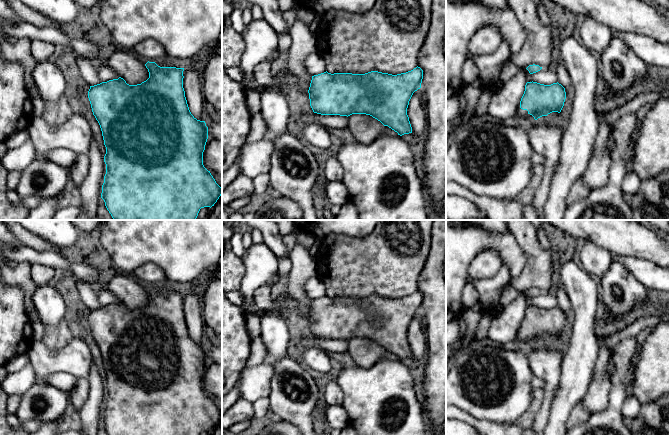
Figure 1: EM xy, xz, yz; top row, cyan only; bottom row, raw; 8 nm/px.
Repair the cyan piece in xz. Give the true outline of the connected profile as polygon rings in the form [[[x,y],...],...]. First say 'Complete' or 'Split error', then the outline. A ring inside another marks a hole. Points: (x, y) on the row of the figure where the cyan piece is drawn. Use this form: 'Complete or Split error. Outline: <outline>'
Complete. Outline: [[[418,66],[397,75],[378,71],[365,74],[331,74],[326,71],[312,76],[308,90],[310,106],[314,113],[321,115],[370,115],[402,136],[412,133],[407,108],[413,93],[421,88],[422,79],[423,70]]]

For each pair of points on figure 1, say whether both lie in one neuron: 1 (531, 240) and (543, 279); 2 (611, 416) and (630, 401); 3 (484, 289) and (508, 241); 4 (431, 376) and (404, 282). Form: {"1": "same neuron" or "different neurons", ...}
{"1": "same neuron", "2": "different neurons", "3": "different neurons", "4": "different neurons"}

